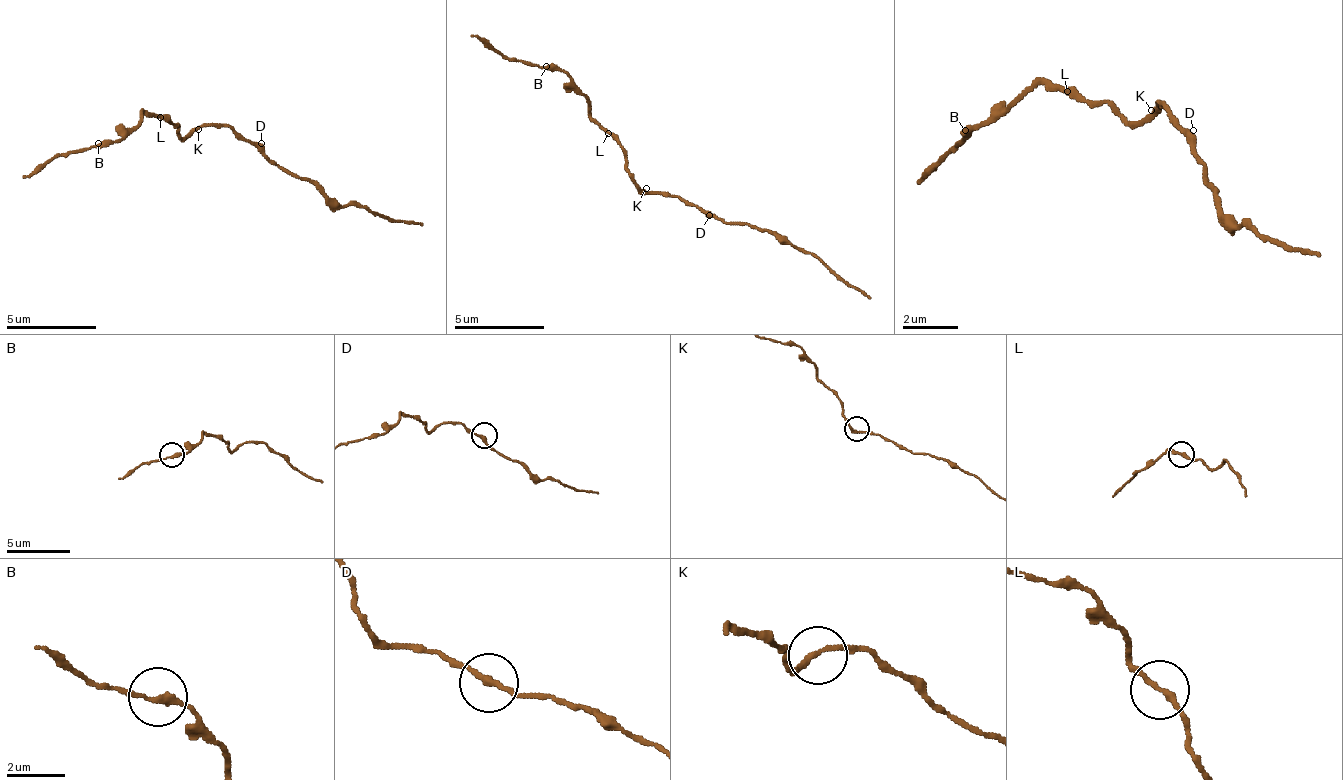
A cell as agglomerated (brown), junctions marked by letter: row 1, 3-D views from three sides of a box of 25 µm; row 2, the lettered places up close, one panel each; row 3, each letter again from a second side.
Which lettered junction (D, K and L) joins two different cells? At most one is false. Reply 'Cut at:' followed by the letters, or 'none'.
Cut at: none

